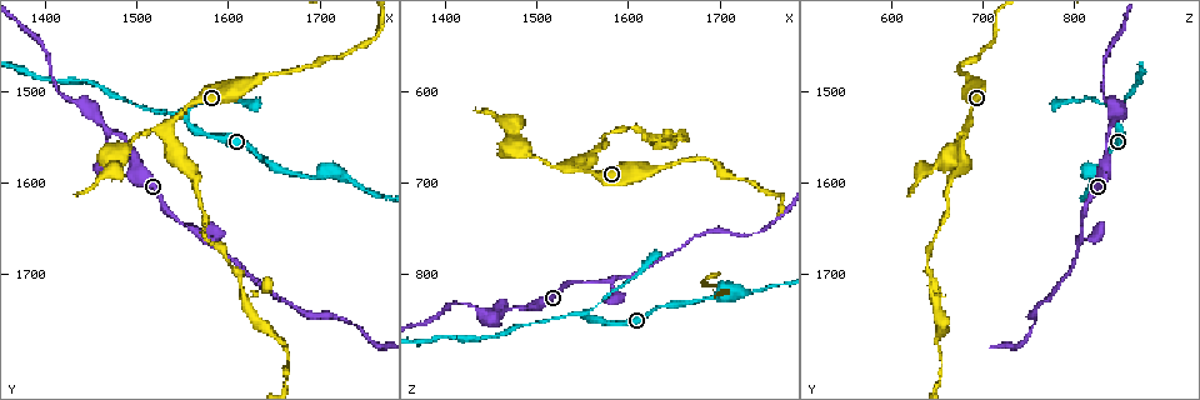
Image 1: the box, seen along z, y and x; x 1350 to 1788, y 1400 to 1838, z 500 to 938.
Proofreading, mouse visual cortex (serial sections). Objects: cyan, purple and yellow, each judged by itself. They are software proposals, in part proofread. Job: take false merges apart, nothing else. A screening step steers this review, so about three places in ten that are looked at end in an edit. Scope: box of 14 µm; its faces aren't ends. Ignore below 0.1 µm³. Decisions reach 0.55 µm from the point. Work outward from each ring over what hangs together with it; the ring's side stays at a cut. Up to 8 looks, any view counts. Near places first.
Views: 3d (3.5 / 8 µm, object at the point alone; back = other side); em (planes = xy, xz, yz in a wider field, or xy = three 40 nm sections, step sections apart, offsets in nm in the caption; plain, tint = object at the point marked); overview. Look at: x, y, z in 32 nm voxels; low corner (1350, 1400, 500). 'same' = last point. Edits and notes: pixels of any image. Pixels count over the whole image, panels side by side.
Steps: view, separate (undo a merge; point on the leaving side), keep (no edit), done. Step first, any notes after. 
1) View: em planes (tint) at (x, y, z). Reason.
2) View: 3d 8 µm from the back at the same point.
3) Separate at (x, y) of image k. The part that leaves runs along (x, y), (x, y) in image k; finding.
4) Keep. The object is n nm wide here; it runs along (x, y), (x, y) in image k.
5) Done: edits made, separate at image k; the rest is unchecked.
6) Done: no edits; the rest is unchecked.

View: 3d 3.5 µm at (1580, 1665, 805). Abrupt turn.

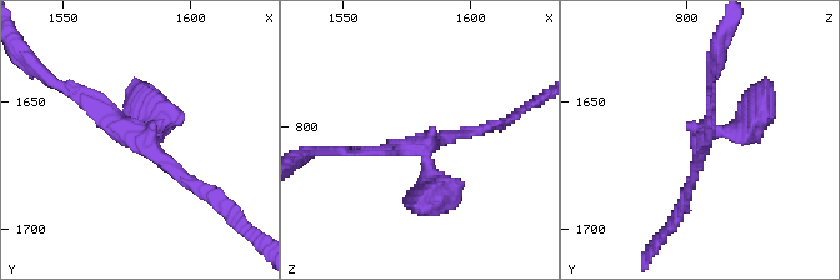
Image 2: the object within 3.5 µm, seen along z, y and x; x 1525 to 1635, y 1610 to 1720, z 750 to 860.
View: em xy step 1 (tint) at (1583, 1666, 806).

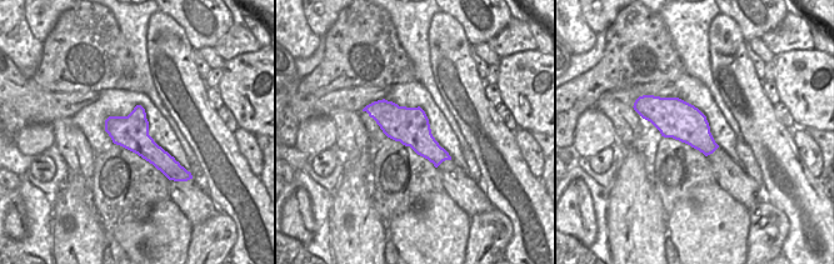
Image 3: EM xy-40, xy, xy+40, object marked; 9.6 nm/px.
Keep. The object is 360 nm wide here; it runs along (75, 93), (209, 196) in image 2; all the same cell.

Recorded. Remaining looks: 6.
View: 3d 8 µm at (1550, 1525, 840). Three-way junction.

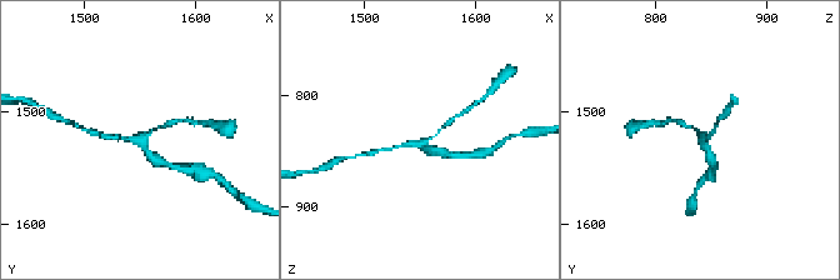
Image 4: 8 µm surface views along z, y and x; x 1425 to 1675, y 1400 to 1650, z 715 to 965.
View: em xy step 2 (tint) at (1552, 1526, 844). 3 arms meet here; the arms are 100, 150, 250 nm wide; need the tissue.

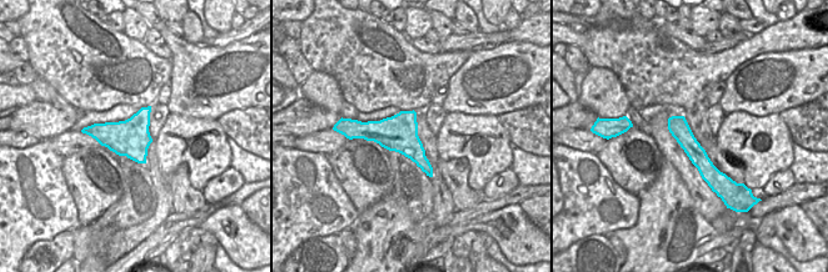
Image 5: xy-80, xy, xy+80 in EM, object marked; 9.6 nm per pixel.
Keep. It runs along (165, 164), (138, 140), (106, 136) in image 4; one cell here.

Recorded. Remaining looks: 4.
View: 3d 3.5 µm at (1495, 1565, 835). Calibre changes.

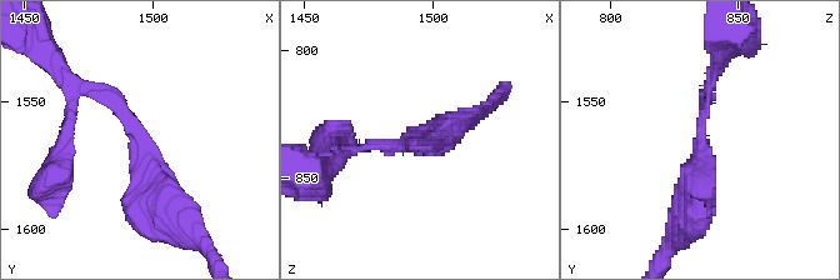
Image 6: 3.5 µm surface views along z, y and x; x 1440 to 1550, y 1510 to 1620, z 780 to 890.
Keep. The arms are 150, 350 nm wide; it runs along (165, 206), (135, 119), (78, 80) in image 6; continuous, no second cell.

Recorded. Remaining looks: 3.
Done: no edits; the rest is unchecked.

